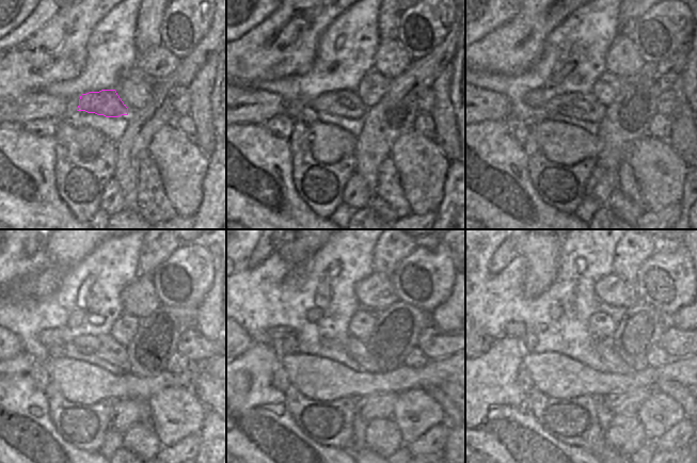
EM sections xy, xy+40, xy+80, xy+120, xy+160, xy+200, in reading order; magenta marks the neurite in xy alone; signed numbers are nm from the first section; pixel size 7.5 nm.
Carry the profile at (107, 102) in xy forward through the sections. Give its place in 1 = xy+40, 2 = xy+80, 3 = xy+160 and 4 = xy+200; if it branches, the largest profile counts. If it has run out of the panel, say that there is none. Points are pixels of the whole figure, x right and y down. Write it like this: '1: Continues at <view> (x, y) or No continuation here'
1: Continues at xy+40 (344, 104)
2: Continues at xy+80 (586, 107)
3: Continues at xy+160 (357, 350)
4: Continues at xy+200 (613, 364)

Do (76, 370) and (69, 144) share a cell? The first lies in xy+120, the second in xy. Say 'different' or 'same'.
different

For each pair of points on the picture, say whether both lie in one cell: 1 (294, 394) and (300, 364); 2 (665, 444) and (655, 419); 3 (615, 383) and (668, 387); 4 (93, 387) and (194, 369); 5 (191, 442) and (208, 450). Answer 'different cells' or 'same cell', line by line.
1: different cells
2: different cells
3: different cells
4: same cell
5: different cells

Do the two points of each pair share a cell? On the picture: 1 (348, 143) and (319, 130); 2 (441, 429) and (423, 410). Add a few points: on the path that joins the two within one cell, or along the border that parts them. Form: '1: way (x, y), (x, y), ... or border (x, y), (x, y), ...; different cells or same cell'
1: way (341, 143), (332, 143), (327, 138); same cell
2: border (444, 420), (432, 426), (416, 438); different cells

